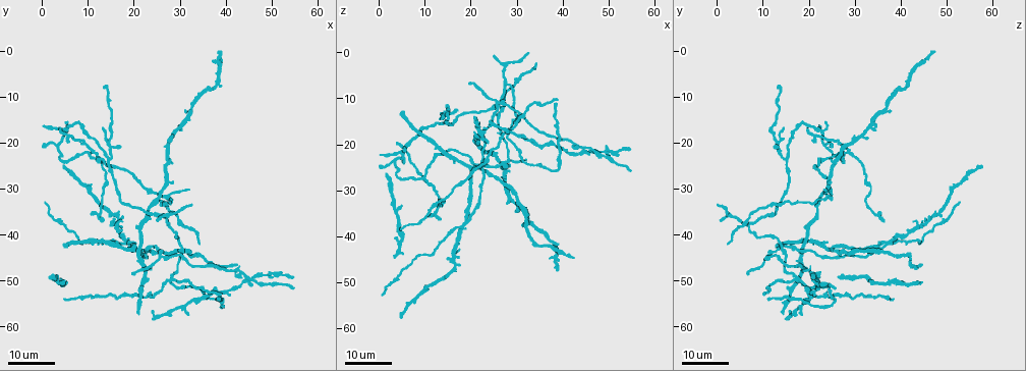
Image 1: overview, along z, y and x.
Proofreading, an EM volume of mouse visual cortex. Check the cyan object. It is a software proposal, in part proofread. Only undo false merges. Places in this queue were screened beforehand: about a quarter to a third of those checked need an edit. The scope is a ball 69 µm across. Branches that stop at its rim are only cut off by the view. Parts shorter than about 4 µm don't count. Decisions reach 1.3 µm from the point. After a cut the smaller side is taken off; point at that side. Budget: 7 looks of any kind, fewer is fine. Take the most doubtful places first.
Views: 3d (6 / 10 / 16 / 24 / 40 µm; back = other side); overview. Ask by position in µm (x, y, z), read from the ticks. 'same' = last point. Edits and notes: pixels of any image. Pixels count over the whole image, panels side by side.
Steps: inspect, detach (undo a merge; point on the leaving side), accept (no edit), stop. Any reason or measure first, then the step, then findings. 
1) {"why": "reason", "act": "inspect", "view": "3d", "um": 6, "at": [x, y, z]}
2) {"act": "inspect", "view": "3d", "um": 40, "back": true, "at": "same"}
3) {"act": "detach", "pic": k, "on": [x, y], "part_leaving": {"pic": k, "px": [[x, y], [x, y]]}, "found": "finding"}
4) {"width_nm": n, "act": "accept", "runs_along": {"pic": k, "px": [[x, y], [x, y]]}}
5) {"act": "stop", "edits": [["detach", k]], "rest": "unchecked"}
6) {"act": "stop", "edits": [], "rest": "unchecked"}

{"why": "four arms meet", "act": "inspect", "view": "3d", "um": 24, "at": [28.5, 49.5, 18.0]}

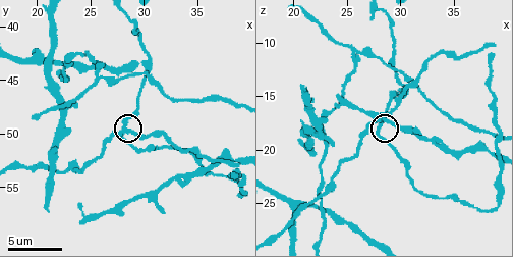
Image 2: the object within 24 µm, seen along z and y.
{"act": "inspect", "view": "3d", "um": 6, "at": "same"}

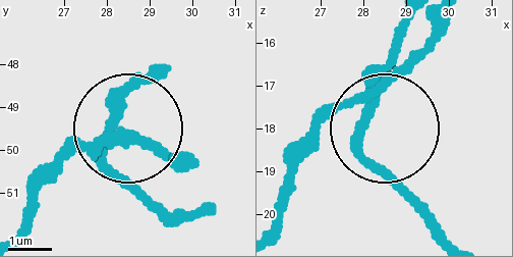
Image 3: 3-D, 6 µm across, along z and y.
{"act": "accept", "runs_along": {"pic": 3, "px": [[406, 20], [362, 152], [424, 225]]}, "found": "one neuron here"}

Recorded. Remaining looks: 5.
{"why": "three-way junction", "act": "inspect", "view": "3d", "um": 16, "at": [25.4, 44.4, 10.8]}

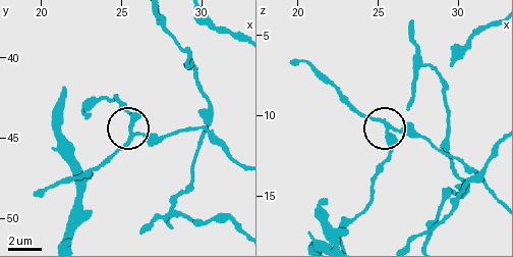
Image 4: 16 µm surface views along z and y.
{"arms": 3, "act": "accept", "found": "all the same neuron"}

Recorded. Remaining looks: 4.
{"why": "two arms in line, one across", "act": "inspect", "view": "3d", "um": 16, "at": [14.5, 23.5, 15.0]}

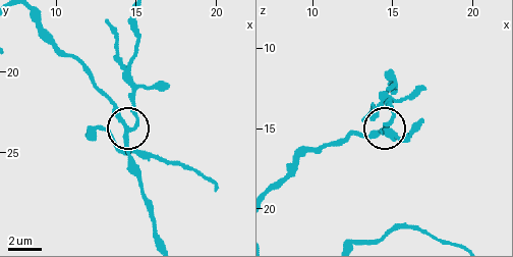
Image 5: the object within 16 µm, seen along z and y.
{"why": "zoom in", "act": "inspect", "view": "3d", "um": 10, "at": [14.7, 23.4, 14.7]}

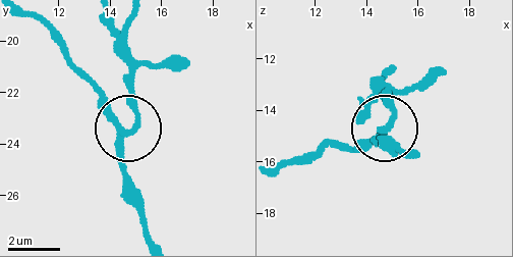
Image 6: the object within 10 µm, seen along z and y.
{"side_arm_um": 20, "arms": 3, "act": "accept", "found": "all the same neuron"}

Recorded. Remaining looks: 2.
{"why": "three-way junction", "act": "inspect", "view": "3d", "um": 6, "at": [30.6, 44.8, 13.4]}

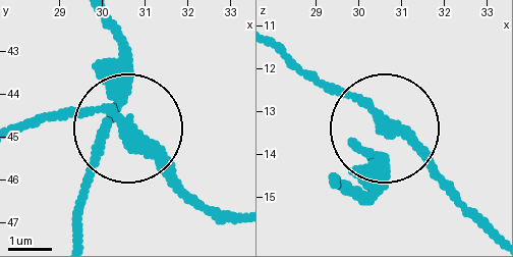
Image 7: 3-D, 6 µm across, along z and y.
{"act": "accept", "runs_along": {"pic": 7, "px": [[107, 23], [136, 134], [217, 217]]}, "found": "continuous, no second neuron"}

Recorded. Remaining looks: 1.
{"act": "stop", "edits": [], "rest": "unchecked"}

